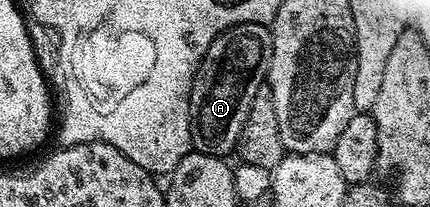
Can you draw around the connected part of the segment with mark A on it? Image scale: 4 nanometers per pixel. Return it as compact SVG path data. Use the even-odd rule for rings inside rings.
M247 27L230 28L214 38L204 48L204 57L192 79L192 89L188 95L190 110L190 138L193 149L202 154L210 154L221 158L235 153L236 139L242 130L242 122L246 122L246 114L250 111L250 102L254 102L254 94L266 80L266 44L255 36L255 31Z

